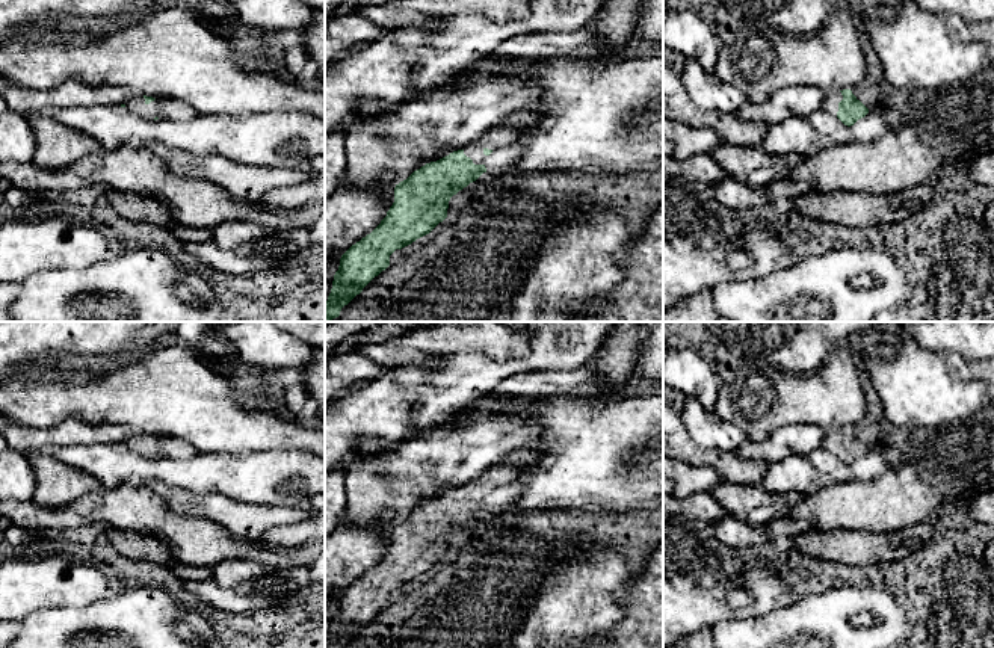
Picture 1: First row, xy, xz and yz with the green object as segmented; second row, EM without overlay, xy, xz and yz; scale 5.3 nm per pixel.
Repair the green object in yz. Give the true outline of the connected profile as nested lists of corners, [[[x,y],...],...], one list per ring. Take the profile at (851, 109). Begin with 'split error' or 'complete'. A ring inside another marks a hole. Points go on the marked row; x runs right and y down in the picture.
split error; [[[850,89],[828,92],[822,109],[837,116],[847,127],[854,125],[869,113],[869,109]]]

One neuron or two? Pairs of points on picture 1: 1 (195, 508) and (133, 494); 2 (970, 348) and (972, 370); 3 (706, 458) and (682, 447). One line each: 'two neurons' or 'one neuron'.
1: two neurons
2: two neurons
3: one neuron

